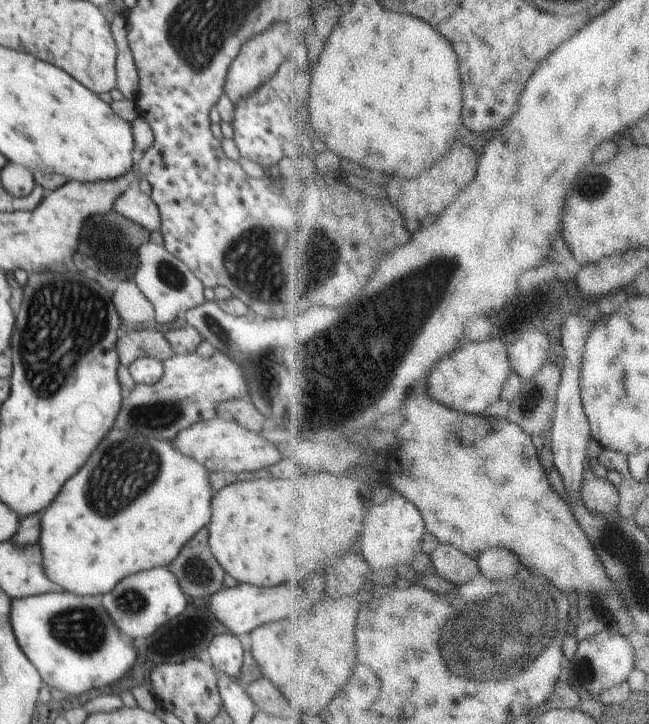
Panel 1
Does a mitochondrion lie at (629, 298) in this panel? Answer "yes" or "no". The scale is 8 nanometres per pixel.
no

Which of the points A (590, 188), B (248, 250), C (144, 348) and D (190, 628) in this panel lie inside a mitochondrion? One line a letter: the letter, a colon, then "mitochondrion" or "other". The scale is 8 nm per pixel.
A: mitochondrion
B: mitochondrion
C: other
D: other

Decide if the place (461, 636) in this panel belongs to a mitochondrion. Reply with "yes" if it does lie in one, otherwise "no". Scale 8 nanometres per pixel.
yes

